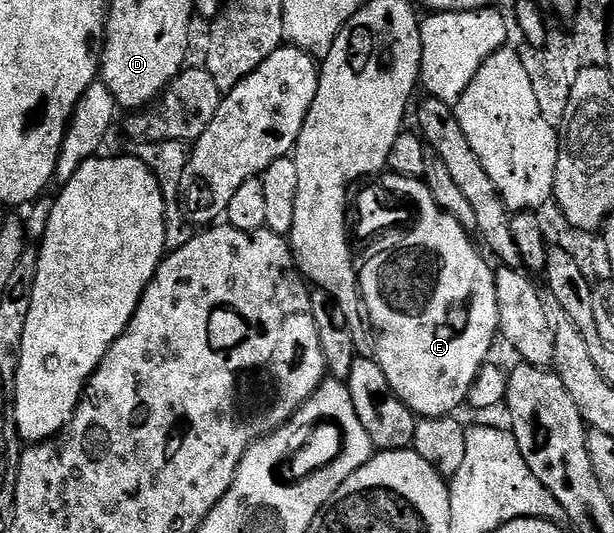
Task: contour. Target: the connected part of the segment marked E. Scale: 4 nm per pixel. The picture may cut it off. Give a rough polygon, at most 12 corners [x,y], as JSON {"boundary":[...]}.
{"boundary":[[424,179],[423,216],[359,296],[421,418],[466,403],[498,339],[497,278]]}

